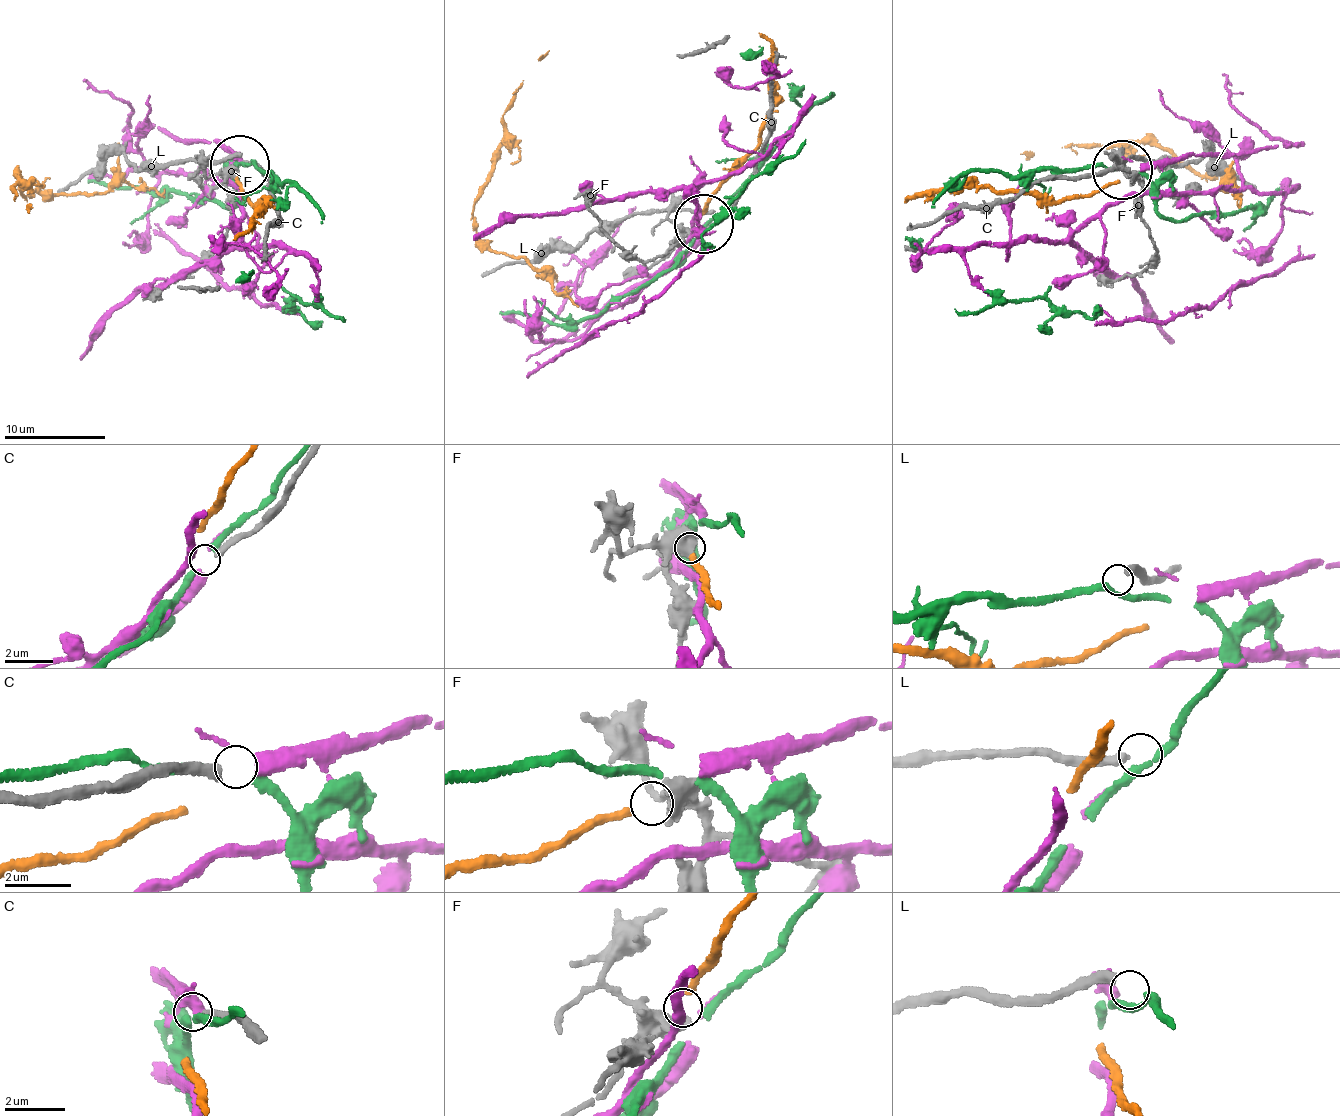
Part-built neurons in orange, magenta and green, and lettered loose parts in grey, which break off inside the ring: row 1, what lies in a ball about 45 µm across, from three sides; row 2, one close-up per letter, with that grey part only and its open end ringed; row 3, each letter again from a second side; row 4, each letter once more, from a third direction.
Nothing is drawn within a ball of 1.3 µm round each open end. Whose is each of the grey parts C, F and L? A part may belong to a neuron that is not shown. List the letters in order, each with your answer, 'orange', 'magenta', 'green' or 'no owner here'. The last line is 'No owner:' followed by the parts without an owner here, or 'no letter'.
C: magenta
F: orange
L: no owner here
No owner: L

